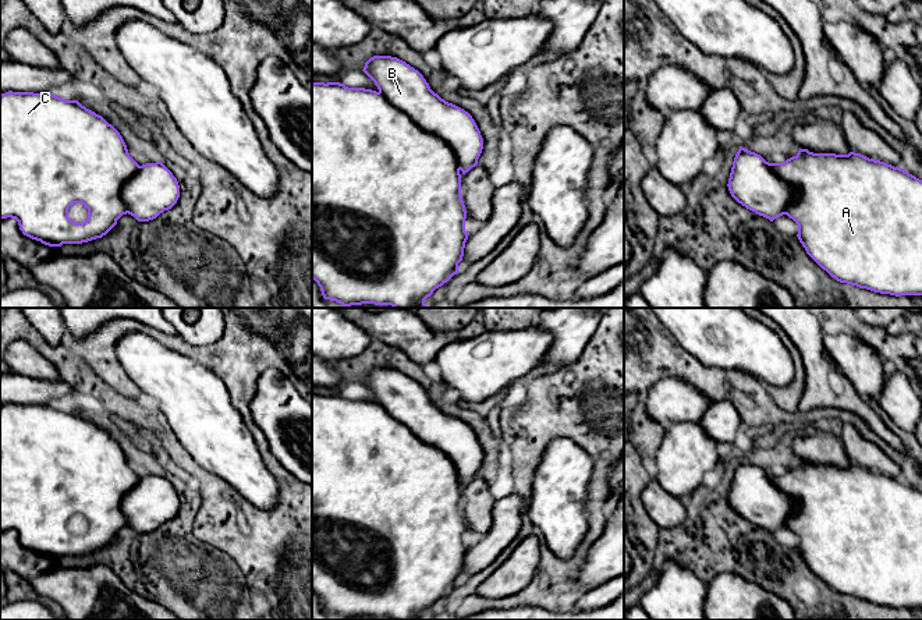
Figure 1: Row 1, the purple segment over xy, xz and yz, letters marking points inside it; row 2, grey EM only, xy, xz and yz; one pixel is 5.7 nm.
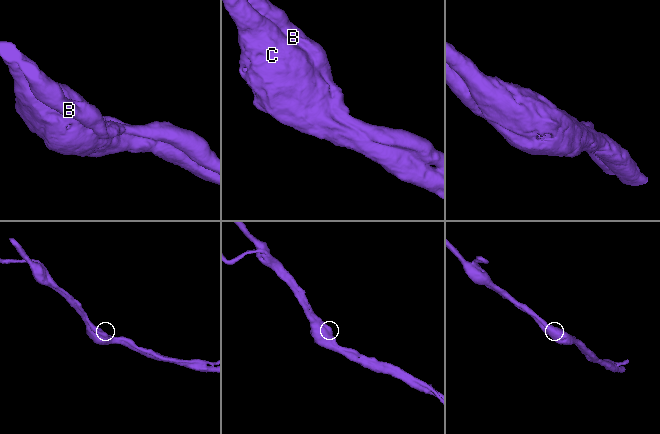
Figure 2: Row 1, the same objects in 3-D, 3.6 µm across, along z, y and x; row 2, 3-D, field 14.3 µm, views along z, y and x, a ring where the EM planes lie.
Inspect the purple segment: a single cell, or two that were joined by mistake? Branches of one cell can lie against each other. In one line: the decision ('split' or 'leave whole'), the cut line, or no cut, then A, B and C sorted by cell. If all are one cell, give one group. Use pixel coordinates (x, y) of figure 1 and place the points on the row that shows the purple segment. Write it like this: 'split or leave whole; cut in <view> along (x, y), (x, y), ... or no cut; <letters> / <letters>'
leave whole; no cut; A B C

